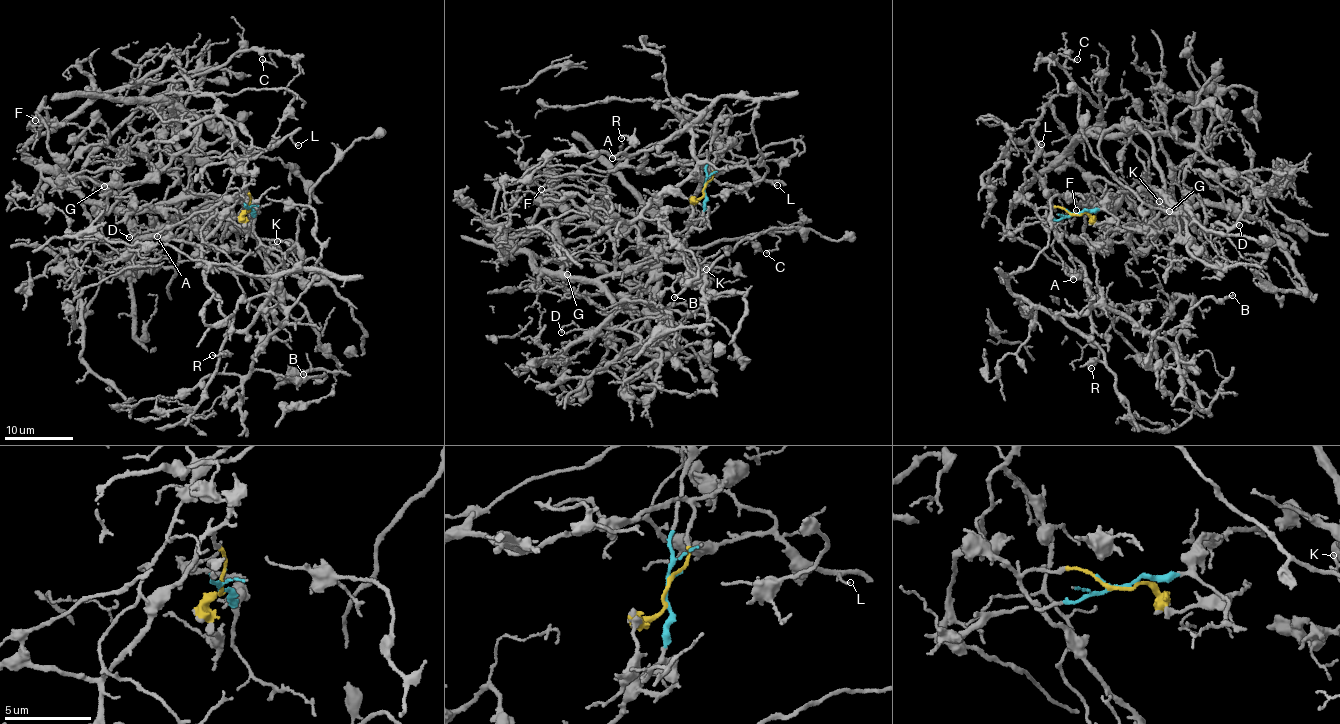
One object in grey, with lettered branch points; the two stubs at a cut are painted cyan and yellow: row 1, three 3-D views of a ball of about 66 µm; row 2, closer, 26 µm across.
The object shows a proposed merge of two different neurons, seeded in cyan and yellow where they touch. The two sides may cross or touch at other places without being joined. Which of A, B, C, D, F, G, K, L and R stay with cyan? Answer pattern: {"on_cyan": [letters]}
{"on_cyan": ["C", "D", "F", "G", "K"]}

